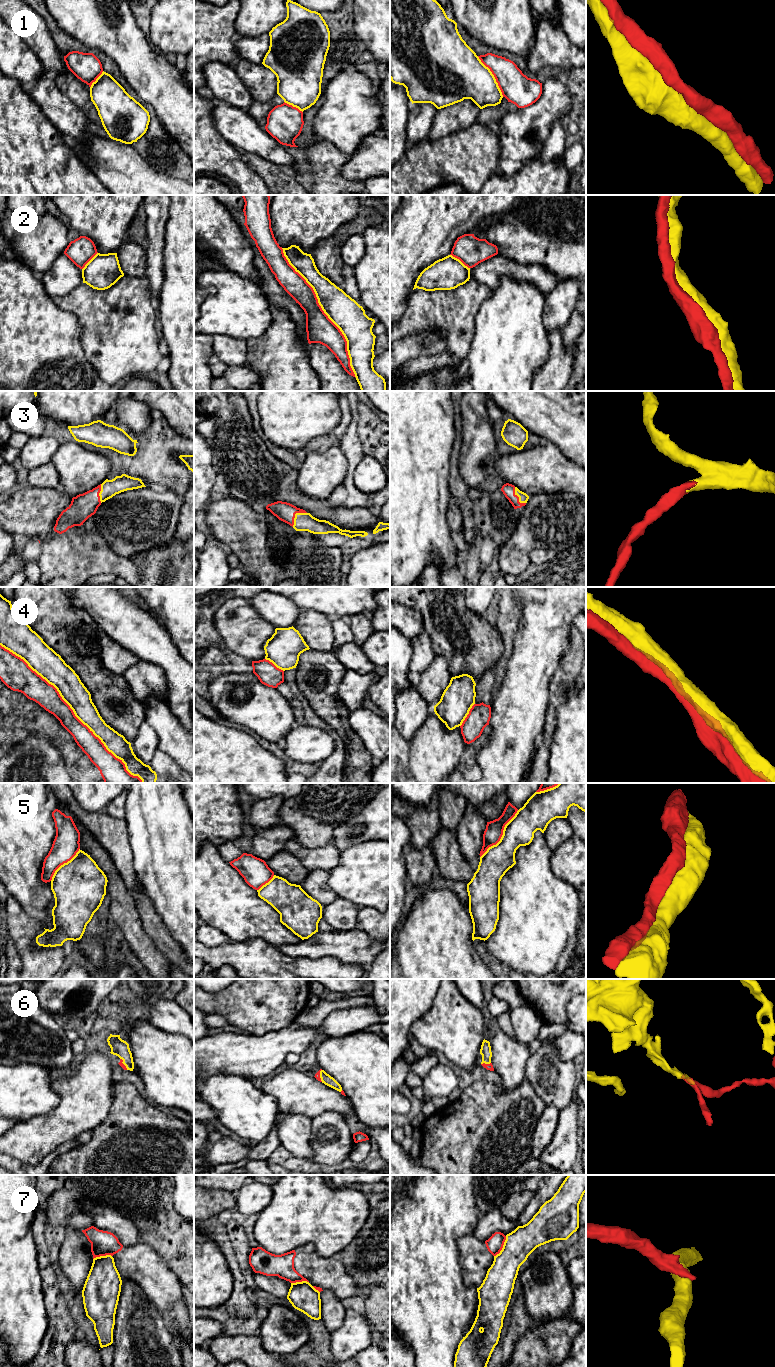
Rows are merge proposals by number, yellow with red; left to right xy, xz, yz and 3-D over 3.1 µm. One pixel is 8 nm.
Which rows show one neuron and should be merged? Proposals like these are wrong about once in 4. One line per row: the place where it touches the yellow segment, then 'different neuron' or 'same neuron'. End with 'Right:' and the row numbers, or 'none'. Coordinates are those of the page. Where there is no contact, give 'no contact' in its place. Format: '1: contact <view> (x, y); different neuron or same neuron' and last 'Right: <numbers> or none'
1: contact yz (493, 76); same neuron
2: contact xz (324, 312); same neuron
3: contact xz (295, 515); same neuron
4: contact xy (73, 711); same neuron
5: contact yz (502, 835); same neuron
6: contact yz (485, 1063); different neuron
7: contact yz (503, 1247); different neuron
Right: 1, 2, 3, 4, 5

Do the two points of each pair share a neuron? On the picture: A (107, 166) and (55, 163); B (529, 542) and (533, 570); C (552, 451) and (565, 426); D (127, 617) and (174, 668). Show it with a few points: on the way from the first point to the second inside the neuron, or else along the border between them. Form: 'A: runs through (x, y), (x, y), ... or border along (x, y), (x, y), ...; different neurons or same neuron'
A: border along (78, 157), (102, 183); different neurons
B: border along (530, 562), (516, 576); different neurons
C: border along (549, 441), (572, 461); different neurons
D: runs through (138, 630), (163, 655); same neuron

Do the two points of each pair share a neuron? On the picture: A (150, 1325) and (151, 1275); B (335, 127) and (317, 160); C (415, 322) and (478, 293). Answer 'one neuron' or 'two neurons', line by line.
A: two neurons
B: two neurons
C: one neuron

